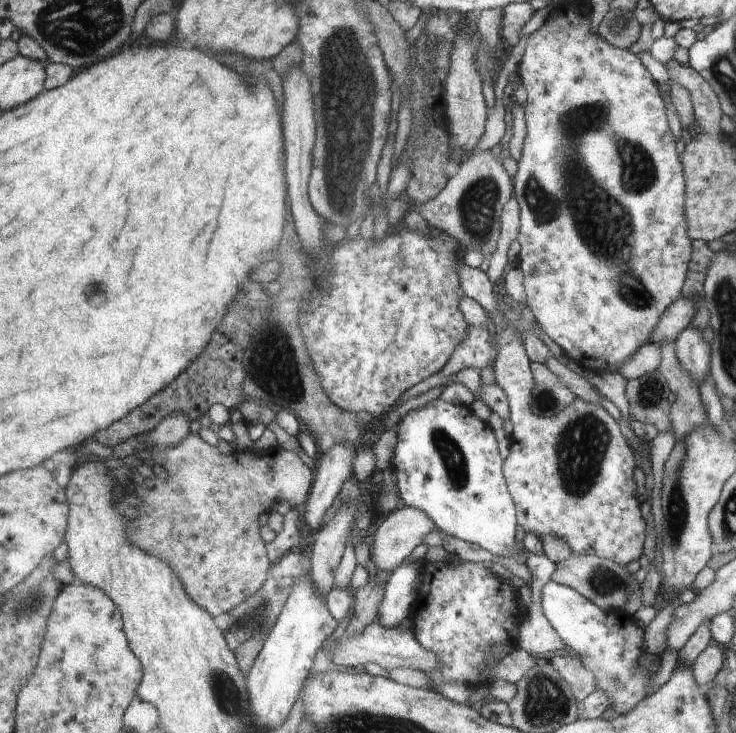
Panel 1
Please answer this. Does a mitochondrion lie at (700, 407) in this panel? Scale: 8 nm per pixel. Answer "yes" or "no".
no

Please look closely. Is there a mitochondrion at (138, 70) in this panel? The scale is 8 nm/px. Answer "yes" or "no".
no

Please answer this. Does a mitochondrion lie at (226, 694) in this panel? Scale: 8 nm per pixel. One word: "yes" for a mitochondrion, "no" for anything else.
yes

